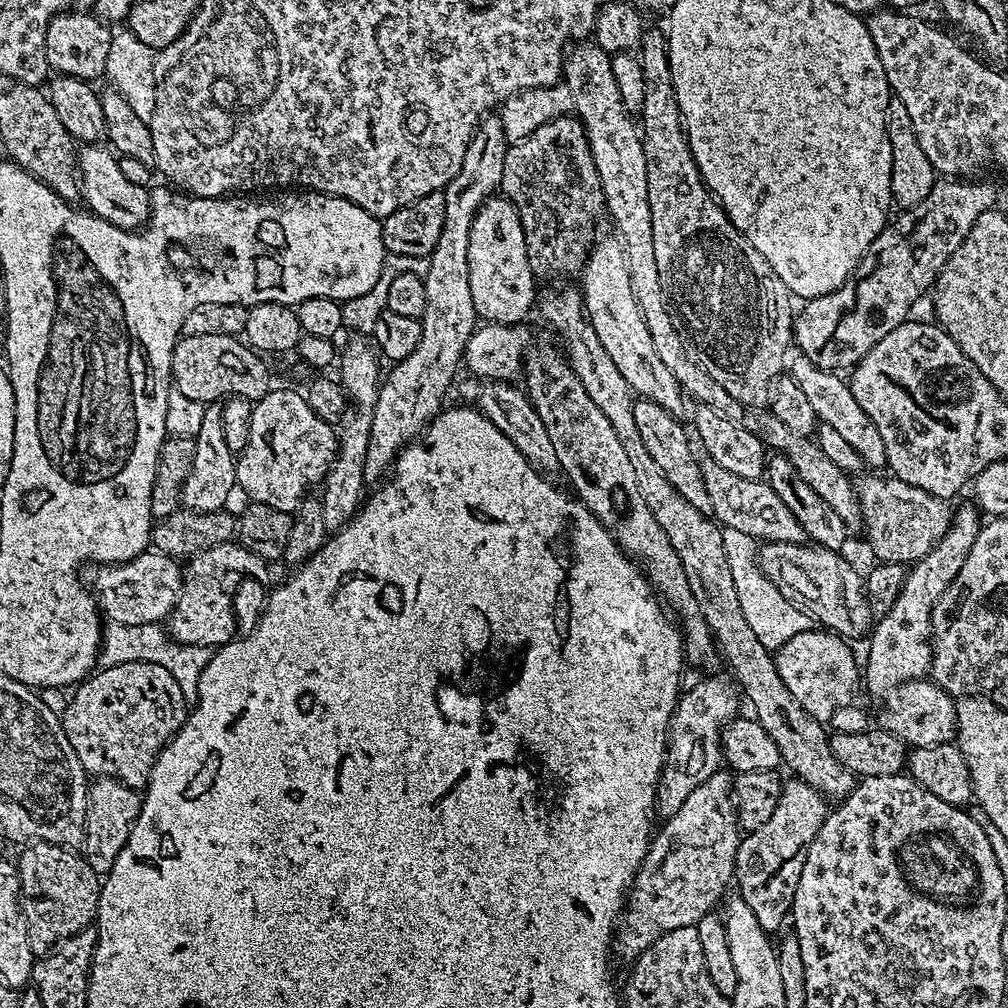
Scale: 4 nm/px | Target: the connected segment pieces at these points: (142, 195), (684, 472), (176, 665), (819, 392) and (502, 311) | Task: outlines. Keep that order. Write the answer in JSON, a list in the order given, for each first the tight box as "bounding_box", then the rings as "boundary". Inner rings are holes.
[{"bounding_box":[78,142,152,229],"boundary":[[[100,142],[85,143],[79,149],[78,164],[83,199],[86,198],[87,207],[103,220],[108,220],[119,228],[139,229],[147,225],[152,215],[149,189],[138,182],[130,182],[130,178],[122,174],[122,166],[113,149],[108,146],[103,148],[102,145]]]},{"bounding_box":[634,398,709,509],"boundary":[[[649,398],[636,400],[634,420],[638,422],[638,434],[642,434],[642,442],[646,442],[646,450],[650,450],[654,462],[662,466],[666,478],[670,478],[674,488],[694,506],[707,509],[709,503],[704,481],[704,466],[701,457],[696,457],[696,452],[692,449],[693,437],[690,432],[688,437],[683,424],[685,421]]]},{"bounding_box":[98,623,209,697],"boundary":[[[109,623],[102,632],[98,657],[99,667],[122,666],[126,662],[150,662],[158,666],[166,666],[166,670],[170,670],[170,674],[174,674],[174,678],[182,686],[185,696],[195,697],[196,685],[199,684],[200,675],[208,664],[209,649],[183,643],[169,635],[165,629],[164,633],[162,629],[160,624],[126,626]]]},{"bounding_box":[790,354,887,470],"boundary":[[[803,354],[793,355],[790,360],[790,375],[802,386],[806,393],[806,399],[811,402],[816,411],[817,417],[823,422],[830,423],[838,430],[843,438],[850,442],[858,454],[861,455],[863,463],[869,469],[880,470],[887,465],[886,442],[882,442],[882,434],[878,434],[878,426],[871,420],[870,416],[858,406],[858,398],[854,398],[849,381],[844,380],[843,375],[827,368],[820,368],[816,365],[815,359]],[[792,364],[792,368],[791,368]]]},{"bounding_box":[468,194,538,324],"boundary":[[[503,194],[489,196],[470,226],[468,281],[477,317],[498,324],[521,323],[538,300],[535,279],[537,277],[528,261],[524,227],[515,204]]]}]

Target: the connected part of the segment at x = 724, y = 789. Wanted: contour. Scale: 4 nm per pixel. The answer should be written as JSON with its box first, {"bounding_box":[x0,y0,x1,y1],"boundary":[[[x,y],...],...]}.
{"bounding_box":[614,770,742,962],"boundary":[[[721,770],[716,772],[710,778],[706,778],[706,782],[702,782],[702,786],[698,786],[698,790],[693,790],[690,798],[686,798],[686,802],[682,802],[678,814],[667,817],[663,821],[664,825],[659,825],[658,831],[653,835],[652,842],[648,846],[648,853],[644,859],[644,865],[640,868],[640,872],[636,875],[636,882],[630,892],[630,903],[626,908],[626,915],[622,920],[622,927],[619,929],[618,935],[614,940],[614,956],[620,960],[628,960],[627,962],[635,962],[654,941],[659,938],[662,933],[670,930],[678,930],[682,926],[696,927],[696,923],[702,918],[706,918],[708,912],[713,911],[725,899],[726,893],[729,891],[730,885],[733,883],[736,875],[736,855],[738,854],[738,846],[742,839],[742,829],[738,819],[738,813],[734,807],[734,776],[731,771]]]}

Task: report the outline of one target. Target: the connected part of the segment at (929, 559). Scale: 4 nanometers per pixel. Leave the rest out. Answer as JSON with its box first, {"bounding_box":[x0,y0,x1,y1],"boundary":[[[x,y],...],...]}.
{"bounding_box":[862,507,982,694],"boundary":[[[957,507],[948,533],[930,550],[930,554],[911,565],[894,606],[890,606],[875,621],[866,640],[868,664],[866,660],[862,668],[862,682],[870,691],[894,694],[906,682],[923,680],[931,673],[934,653],[932,617],[936,604],[954,578],[958,578],[958,570],[962,570],[966,554],[970,554],[970,546],[974,546],[974,538],[981,527],[982,519],[974,509]]]}

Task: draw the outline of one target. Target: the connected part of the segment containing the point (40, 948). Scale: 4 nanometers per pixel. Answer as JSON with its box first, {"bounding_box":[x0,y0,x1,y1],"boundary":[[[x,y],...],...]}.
{"bounding_box":[18,840,102,954],"boundary":[[[45,840],[29,843],[25,848],[28,849],[21,854],[20,860],[18,859],[24,919],[28,921],[28,937],[32,943],[33,953],[44,954],[63,944],[64,941],[72,939],[95,921],[102,880],[91,863],[85,857],[83,860],[79,856],[79,851]]]}

